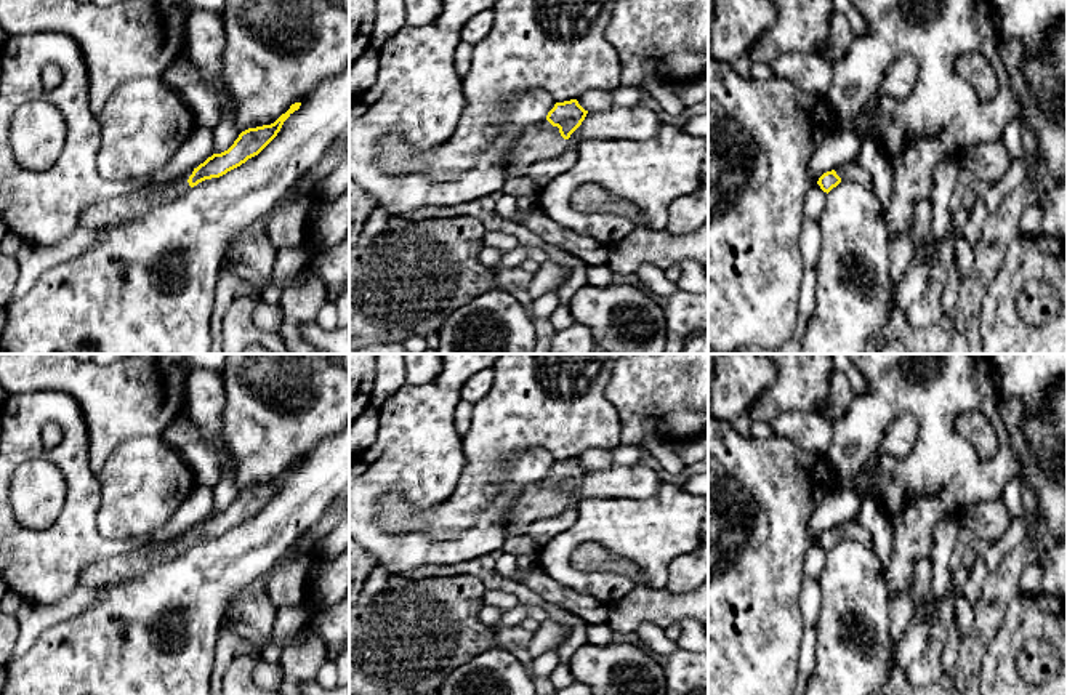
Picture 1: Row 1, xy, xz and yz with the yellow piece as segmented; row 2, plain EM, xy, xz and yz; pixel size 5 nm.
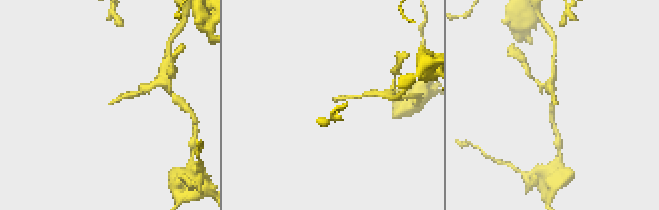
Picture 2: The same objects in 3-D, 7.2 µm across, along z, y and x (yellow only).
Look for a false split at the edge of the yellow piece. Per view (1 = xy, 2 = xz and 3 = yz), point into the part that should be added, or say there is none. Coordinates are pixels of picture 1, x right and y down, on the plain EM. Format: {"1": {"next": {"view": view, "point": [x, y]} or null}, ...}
{"1": {"next": {"view": "xy", "point": [117, 569]}}, "2": {"next": {"view": "xz", "point": [542, 500]}}, "3": {"next": {"view": "yz", "point": [853, 530]}}}

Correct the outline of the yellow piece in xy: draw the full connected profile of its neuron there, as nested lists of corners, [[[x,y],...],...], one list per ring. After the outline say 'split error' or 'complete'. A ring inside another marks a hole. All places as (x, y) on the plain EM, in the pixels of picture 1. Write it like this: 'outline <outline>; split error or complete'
outline [[[295,461],[274,482],[248,487],[239,493],[234,503],[221,511],[213,512],[197,527],[178,538],[165,543],[151,543],[139,549],[123,552],[106,560],[90,564],[82,573],[79,583],[90,588],[103,588],[122,583],[152,565],[168,562],[181,556],[189,546],[211,536],[219,536],[227,530],[240,525],[248,517],[258,514],[280,490],[284,480],[298,469],[301,461]]]; split error

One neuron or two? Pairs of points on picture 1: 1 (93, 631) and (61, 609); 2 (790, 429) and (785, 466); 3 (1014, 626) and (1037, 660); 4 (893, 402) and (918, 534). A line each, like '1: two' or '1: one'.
1: two
2: two
3: two
4: one

